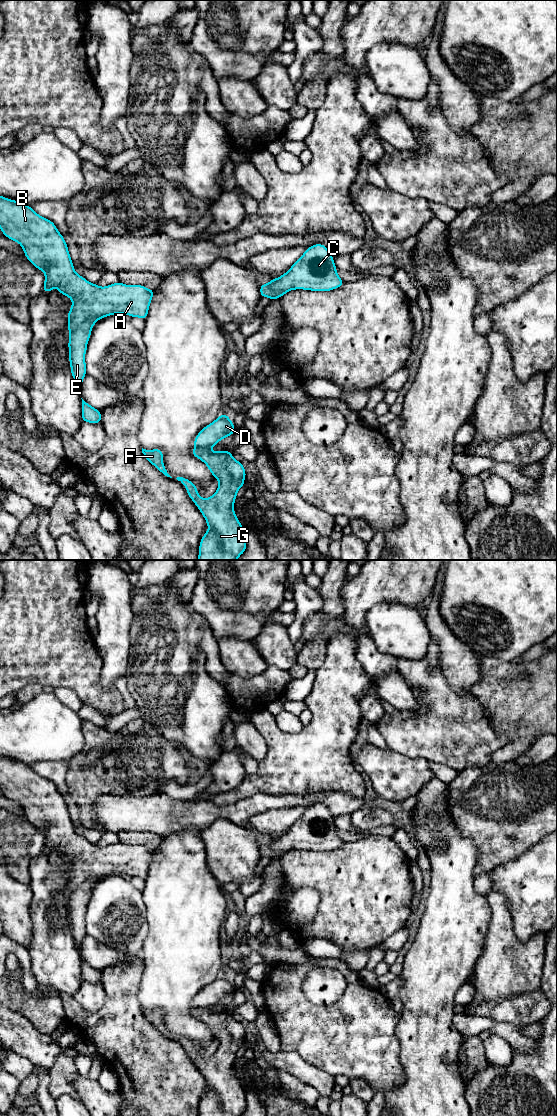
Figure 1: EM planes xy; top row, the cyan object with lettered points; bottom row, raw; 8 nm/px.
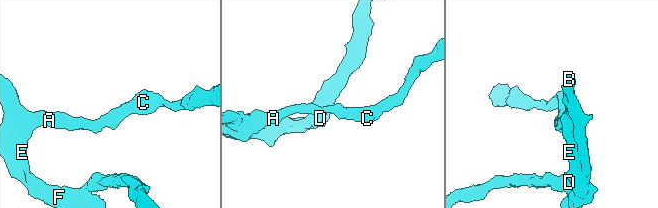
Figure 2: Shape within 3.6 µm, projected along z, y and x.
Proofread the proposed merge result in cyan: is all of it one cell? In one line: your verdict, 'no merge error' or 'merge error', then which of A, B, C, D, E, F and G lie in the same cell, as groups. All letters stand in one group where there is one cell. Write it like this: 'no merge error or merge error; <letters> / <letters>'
merge error; A B C E F G / D

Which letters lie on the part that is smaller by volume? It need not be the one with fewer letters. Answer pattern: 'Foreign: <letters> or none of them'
Foreign: D

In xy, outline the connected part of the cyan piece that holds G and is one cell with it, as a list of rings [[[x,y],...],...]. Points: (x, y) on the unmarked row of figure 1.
[[[195,1008],[192,1015],[203,1021],[211,1034],[219,1041],[217,1051],[210,1058],[203,1059],[199,1056],[194,1043],[183,1037],[176,1038],[186,1046],[189,1057],[199,1068],[209,1087],[200,1101],[199,1116],[240,1116],[246,1110],[246,1093],[235,1075],[233,1066],[238,1050],[245,1044],[244,1026],[226,1009],[214,1012],[210,1008]]]

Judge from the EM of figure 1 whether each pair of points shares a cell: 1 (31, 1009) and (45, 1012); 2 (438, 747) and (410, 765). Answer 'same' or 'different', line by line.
1: same
2: different

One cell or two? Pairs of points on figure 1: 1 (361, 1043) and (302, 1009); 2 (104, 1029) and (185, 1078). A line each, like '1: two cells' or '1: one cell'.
1: one cell
2: one cell

